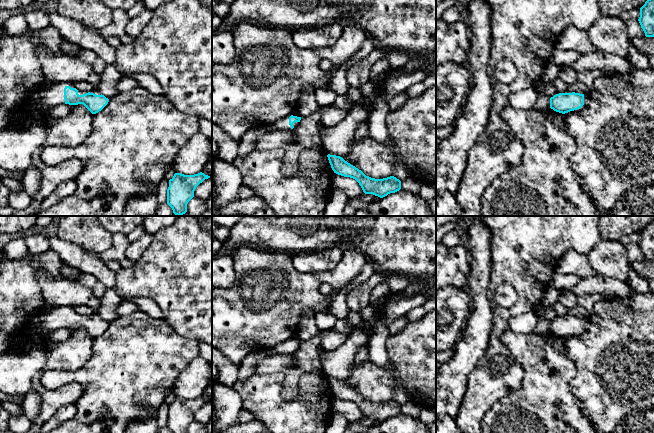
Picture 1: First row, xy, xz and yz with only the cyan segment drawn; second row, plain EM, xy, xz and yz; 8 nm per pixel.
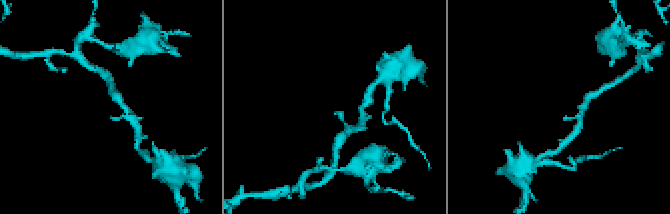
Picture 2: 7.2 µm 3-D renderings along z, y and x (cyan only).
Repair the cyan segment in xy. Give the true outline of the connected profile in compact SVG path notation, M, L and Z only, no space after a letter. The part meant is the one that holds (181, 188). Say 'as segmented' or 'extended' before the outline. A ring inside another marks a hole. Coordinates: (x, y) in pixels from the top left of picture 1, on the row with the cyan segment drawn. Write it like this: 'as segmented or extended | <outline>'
as segmented | M200 172L194 175L175 173L169 180L167 189L167 204L176 216L187 212L187 204L194 197L196 187L210 176Z

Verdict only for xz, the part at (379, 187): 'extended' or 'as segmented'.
as segmented

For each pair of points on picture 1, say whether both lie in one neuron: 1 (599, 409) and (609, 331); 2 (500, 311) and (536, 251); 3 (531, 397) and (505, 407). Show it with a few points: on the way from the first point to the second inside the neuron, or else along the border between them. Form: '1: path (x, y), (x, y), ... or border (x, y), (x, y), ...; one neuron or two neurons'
1: path (599, 390), (599, 384), (588, 371), (600, 350); one neuron
2: path (518, 306), (528, 296), (530, 291), (530, 269); one neuron
3: path (525, 403), (522, 406), (511, 407); one neuron

